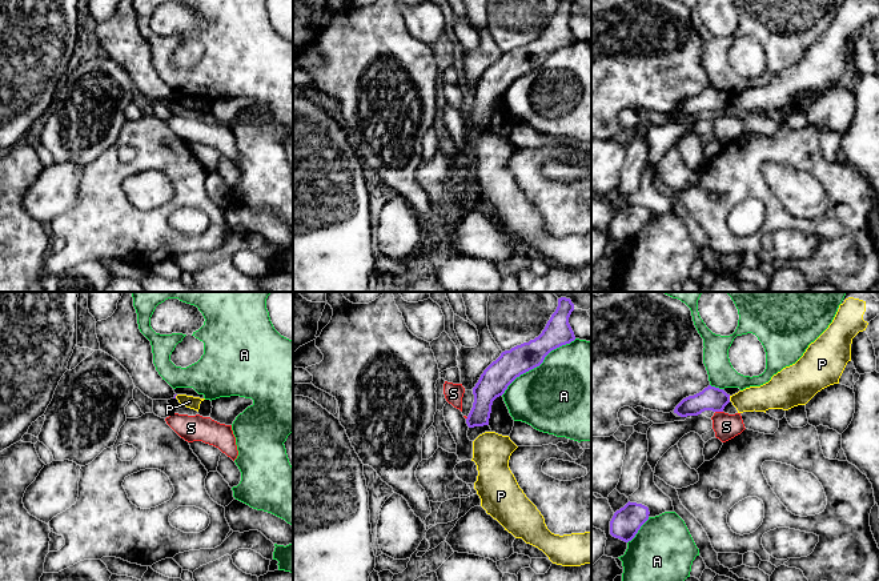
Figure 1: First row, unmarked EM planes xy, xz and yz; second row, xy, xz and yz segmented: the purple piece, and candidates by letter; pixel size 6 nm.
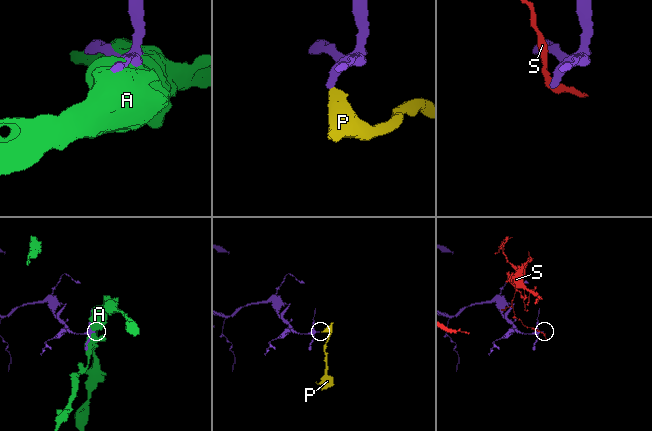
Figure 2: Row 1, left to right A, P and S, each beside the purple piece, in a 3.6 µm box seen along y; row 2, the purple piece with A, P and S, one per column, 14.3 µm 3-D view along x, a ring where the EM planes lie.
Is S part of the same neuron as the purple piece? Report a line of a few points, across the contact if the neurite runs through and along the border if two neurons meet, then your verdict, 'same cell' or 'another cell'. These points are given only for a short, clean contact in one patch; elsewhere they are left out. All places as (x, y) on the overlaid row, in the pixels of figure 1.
line yz (715, 411), (722, 412); another cell

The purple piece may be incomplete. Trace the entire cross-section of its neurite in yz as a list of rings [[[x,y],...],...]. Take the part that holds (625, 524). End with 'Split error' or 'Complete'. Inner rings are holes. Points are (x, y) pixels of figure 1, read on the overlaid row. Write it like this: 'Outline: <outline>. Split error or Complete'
Outline: [[[629,501],[614,513],[610,521],[610,534],[625,542],[631,541],[641,526],[649,520],[649,514],[647,506]]]. Complete

